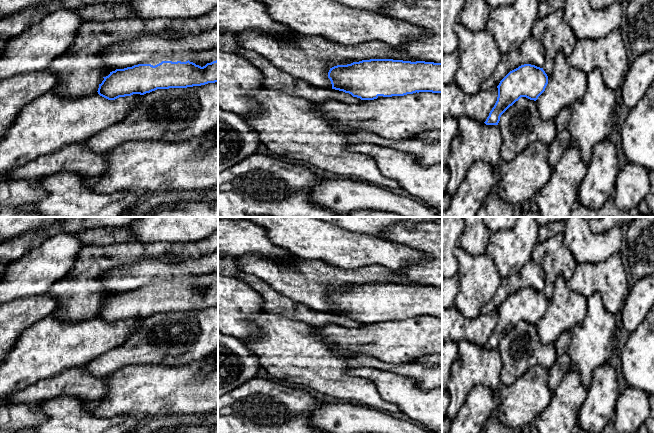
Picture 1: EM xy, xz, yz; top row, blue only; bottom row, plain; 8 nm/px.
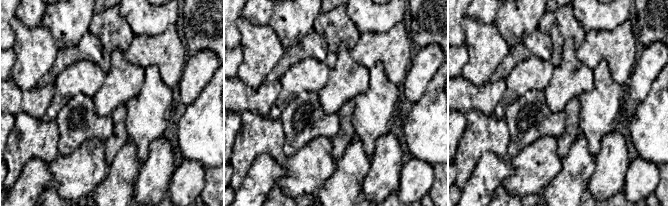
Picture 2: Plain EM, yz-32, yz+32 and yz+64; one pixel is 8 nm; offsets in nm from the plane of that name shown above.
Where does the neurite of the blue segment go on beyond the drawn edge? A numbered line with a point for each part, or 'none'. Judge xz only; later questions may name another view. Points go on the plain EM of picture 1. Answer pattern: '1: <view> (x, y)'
none

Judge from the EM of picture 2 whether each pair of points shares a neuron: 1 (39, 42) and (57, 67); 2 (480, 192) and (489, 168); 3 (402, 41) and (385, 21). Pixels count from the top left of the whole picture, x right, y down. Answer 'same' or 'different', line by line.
1: different
2: same
3: different

